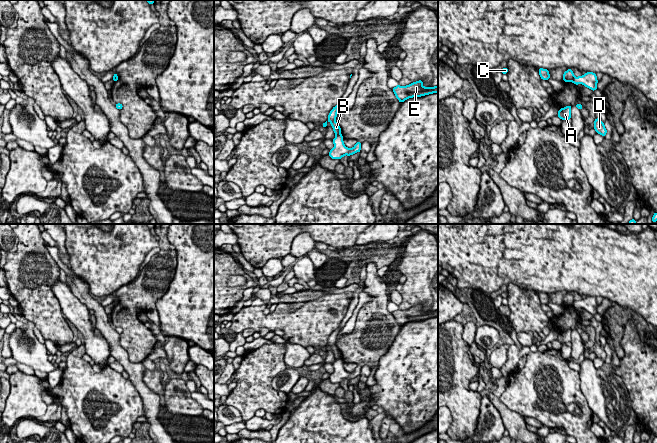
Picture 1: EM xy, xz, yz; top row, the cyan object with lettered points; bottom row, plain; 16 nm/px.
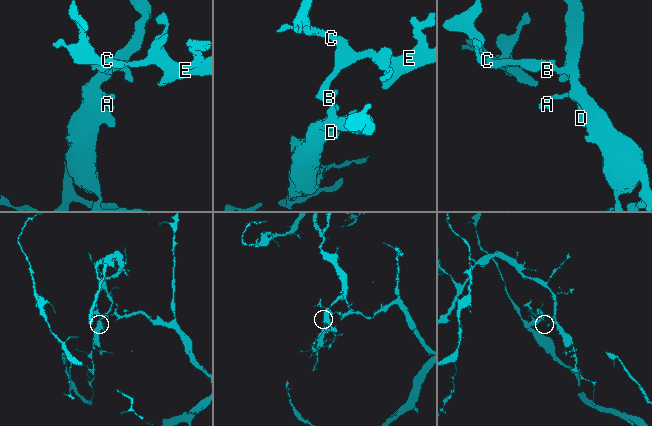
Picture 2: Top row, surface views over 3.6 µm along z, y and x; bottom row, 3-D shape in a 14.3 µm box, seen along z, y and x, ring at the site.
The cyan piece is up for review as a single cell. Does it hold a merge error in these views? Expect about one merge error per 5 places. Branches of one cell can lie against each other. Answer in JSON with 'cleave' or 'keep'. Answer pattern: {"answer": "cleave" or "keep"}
{"answer": "cleave"}

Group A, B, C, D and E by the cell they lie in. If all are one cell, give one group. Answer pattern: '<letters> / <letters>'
A D / B C E

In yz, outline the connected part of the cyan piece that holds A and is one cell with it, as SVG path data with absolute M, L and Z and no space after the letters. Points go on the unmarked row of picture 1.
M568 329L567 331L564 331L564 332L561 332L559 335L558 335L558 338L557 340L563 344L570 344L571 343L571 329Z

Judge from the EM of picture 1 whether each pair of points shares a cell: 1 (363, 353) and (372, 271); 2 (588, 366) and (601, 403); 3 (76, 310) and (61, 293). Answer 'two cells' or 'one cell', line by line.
1: one cell
2: one cell
3: one cell

